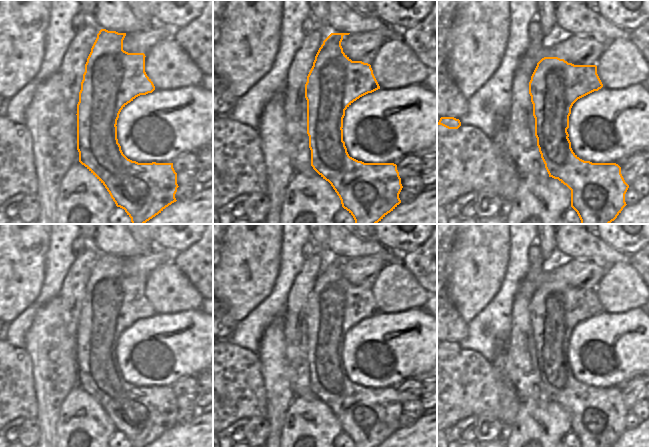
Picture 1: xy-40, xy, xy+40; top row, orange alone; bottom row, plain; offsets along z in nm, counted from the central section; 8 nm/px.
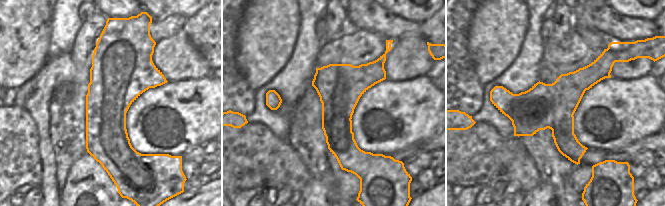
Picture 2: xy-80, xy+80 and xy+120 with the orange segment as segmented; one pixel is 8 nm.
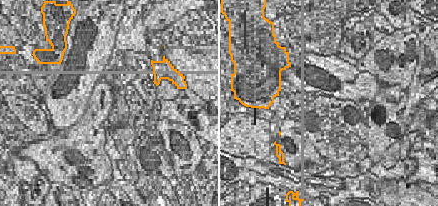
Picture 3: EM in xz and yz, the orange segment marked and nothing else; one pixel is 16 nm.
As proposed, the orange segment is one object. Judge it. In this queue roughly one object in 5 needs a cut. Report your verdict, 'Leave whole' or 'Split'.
Split.

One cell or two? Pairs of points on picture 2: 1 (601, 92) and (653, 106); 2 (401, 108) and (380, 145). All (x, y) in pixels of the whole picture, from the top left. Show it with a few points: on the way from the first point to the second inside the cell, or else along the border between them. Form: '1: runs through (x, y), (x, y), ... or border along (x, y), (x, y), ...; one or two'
1: runs through (614, 98), (621, 98), (630, 106), (640, 106); one
2: runs through (407, 122), (409, 134), (402, 139), (394, 140); one

